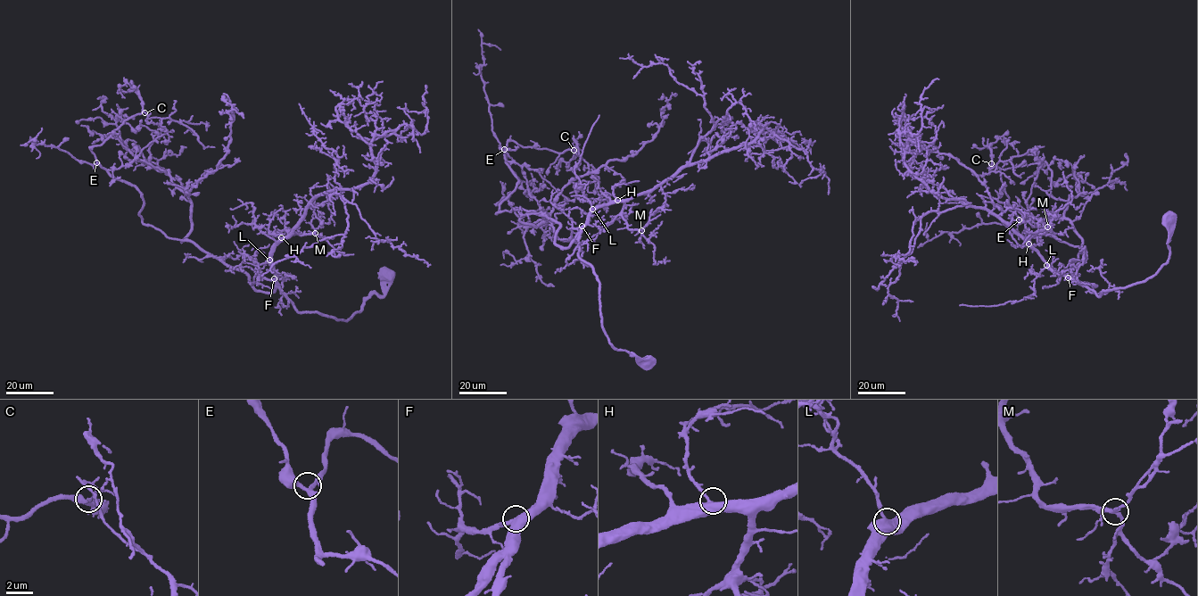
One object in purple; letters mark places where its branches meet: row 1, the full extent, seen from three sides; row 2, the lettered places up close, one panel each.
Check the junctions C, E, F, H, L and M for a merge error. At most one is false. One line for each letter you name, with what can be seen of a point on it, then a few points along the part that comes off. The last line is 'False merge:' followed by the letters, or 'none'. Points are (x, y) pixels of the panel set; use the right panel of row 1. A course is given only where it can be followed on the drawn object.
C: (991, 163) | (991, 163), (990, 169), (999, 161), (1008, 160), (1013, 171), (1020, 177), (1023, 172)
False merge: C

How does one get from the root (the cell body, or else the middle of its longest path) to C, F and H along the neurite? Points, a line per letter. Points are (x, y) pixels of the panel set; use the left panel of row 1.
C: (386, 274), (346, 320), (298, 311), (247, 254), (144, 225), (140, 191), (91, 150), (144, 111)
F: (386, 274), (385, 293), (370, 295), (362, 309), (346, 320), (318, 313), (298, 311), (274, 278)
H: (386, 274), (385, 293), (370, 295), (362, 309), (346, 320), (298, 311), (272, 269), (273, 252), (281, 237)

